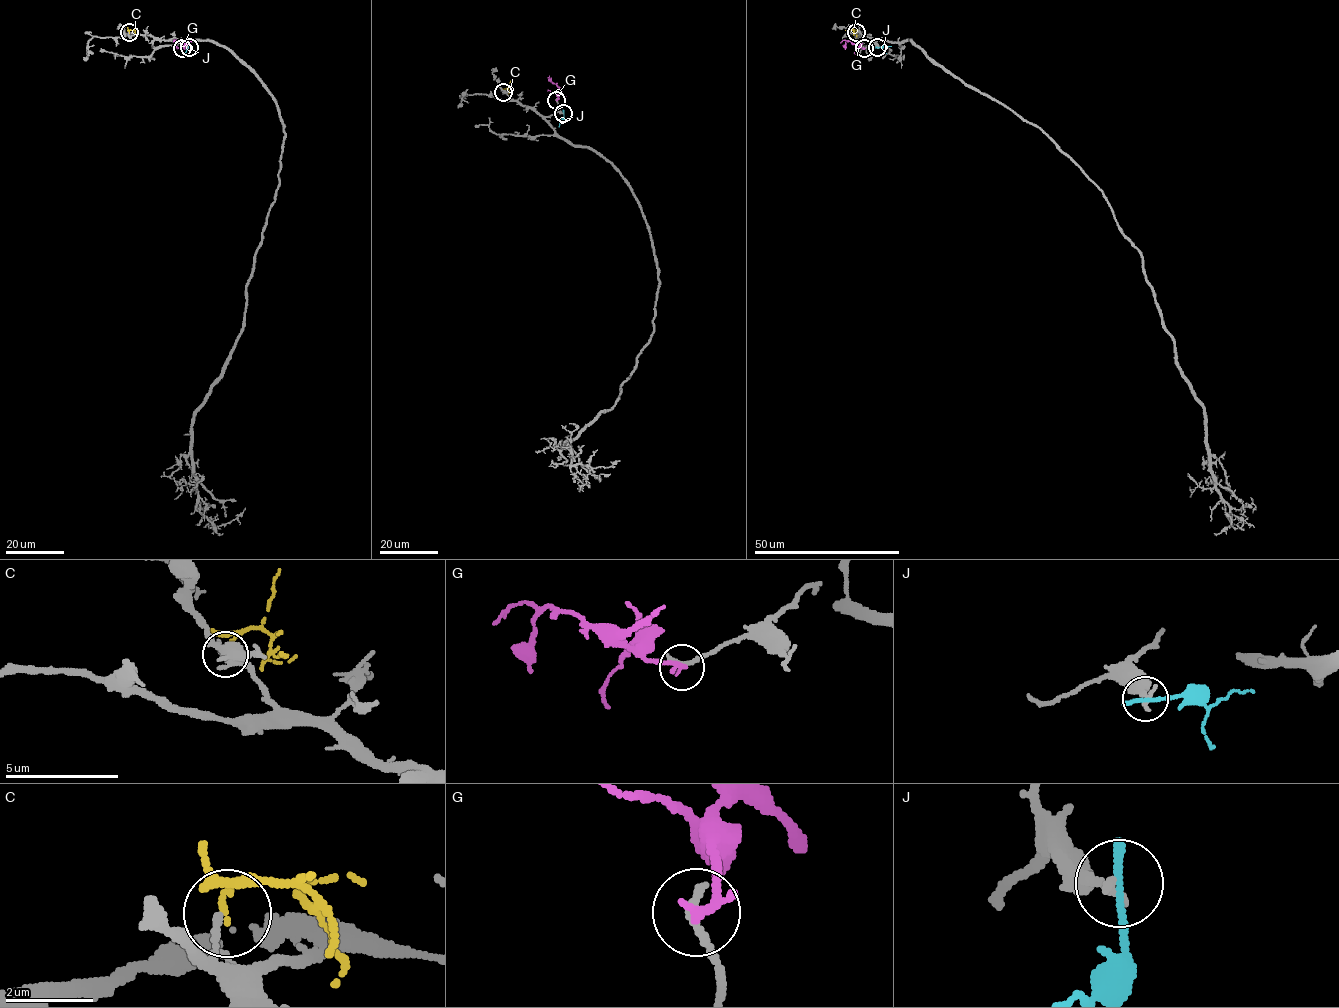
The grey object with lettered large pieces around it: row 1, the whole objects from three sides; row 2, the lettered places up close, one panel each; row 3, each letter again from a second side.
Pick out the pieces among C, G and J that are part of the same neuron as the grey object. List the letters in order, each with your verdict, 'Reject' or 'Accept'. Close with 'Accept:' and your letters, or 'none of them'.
C: Reject
G: Reject
J: Reject
Accept: none of them

